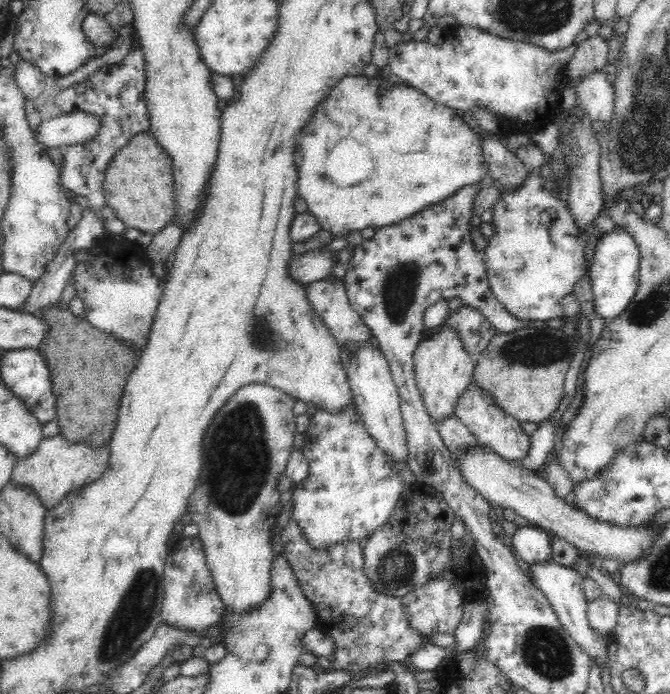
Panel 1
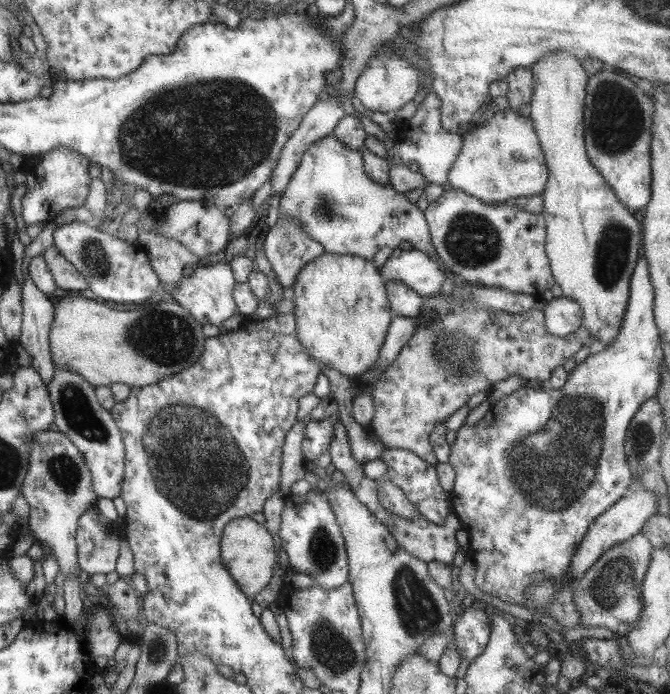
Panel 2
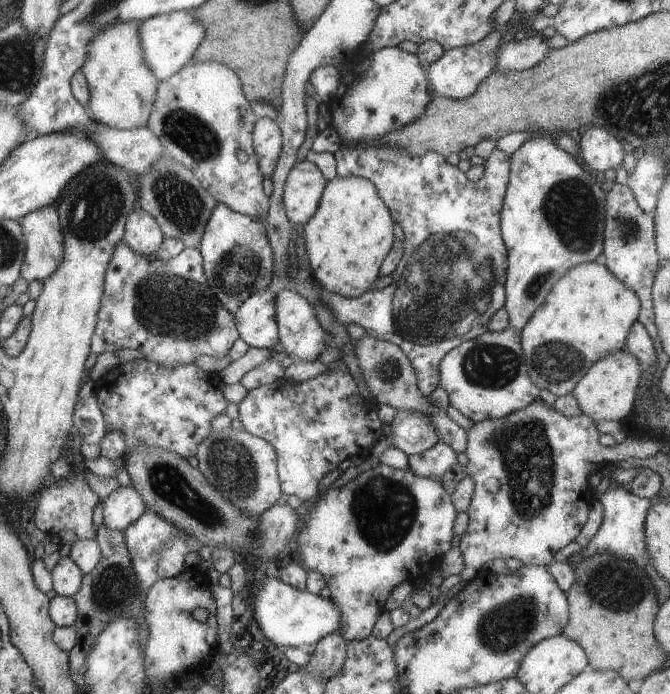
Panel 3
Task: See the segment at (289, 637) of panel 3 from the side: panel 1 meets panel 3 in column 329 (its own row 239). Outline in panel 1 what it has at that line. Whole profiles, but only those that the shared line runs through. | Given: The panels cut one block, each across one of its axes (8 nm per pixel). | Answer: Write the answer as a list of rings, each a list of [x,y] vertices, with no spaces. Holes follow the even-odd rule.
[[[622,228],[602,235],[595,246],[590,265],[590,283],[594,294],[594,310],[602,318],[613,319],[623,313],[636,294],[639,284],[641,256],[634,237]]]

